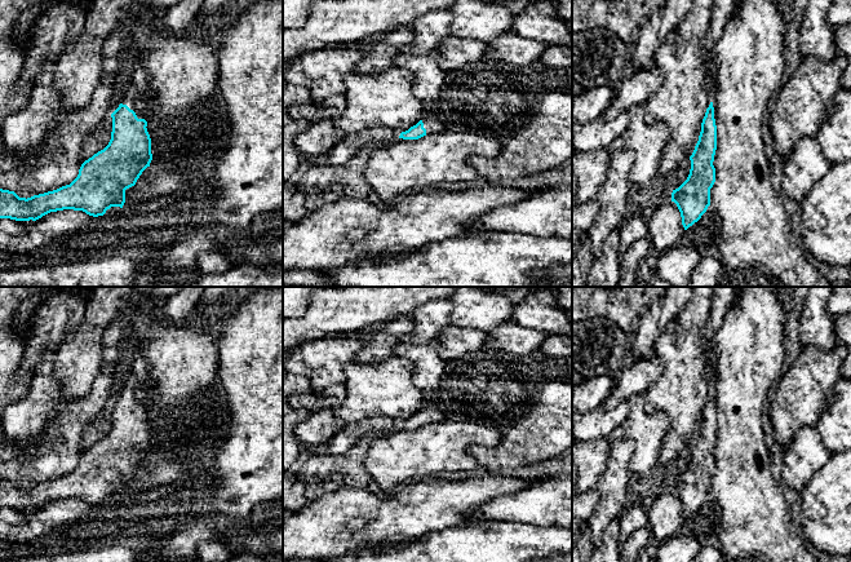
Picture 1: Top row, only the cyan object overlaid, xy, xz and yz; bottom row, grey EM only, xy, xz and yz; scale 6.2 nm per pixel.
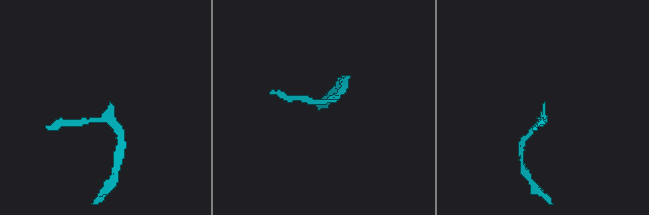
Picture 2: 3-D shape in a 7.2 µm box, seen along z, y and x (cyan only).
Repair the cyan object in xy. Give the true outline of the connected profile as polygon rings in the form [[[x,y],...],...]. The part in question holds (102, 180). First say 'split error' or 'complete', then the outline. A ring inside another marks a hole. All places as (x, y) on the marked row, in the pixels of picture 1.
split error; [[[134,61],[121,103],[111,114],[108,145],[81,164],[70,185],[27,199],[0,189],[0,218],[36,221],[63,209],[98,217],[111,207],[123,208],[125,190],[136,185],[152,160],[147,121],[136,109],[137,99],[146,94],[149,74],[141,62]]]

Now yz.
complete; [[[710,102],[701,123],[701,132],[695,146],[691,169],[687,180],[672,193],[681,212],[684,230],[697,222],[710,205],[710,189],[715,182],[715,168],[713,165],[717,150],[717,125],[714,107]]]

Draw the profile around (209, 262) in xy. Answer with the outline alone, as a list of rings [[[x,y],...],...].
[[[201,252],[196,257],[196,266],[201,274],[222,274],[234,267],[234,265],[220,252]]]

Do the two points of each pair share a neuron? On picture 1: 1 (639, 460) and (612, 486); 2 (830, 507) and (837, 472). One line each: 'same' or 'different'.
1: different
2: same

